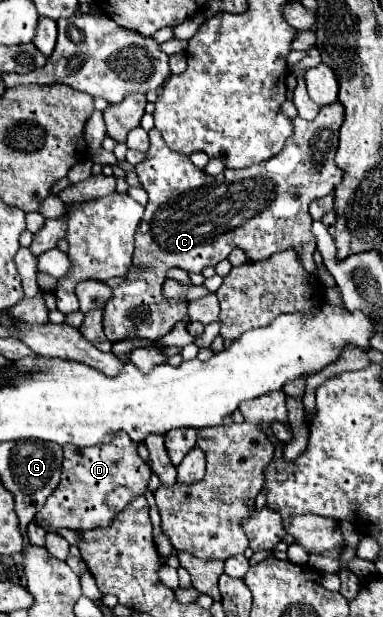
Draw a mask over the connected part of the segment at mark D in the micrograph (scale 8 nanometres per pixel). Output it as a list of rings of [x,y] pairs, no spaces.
[[[118,432],[112,442],[92,446],[88,450],[66,444],[62,480],[58,488],[48,496],[40,512],[36,512],[34,520],[46,532],[54,532],[54,528],[90,530],[108,526],[134,496],[144,494],[150,474],[150,466],[138,454],[138,444],[132,444],[126,432]]]

